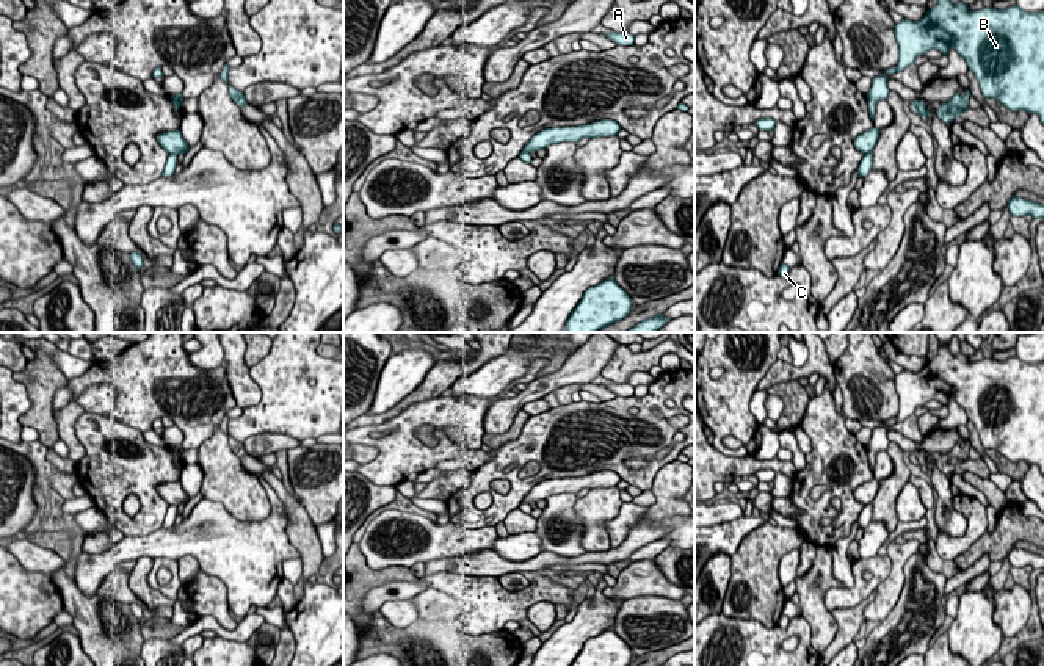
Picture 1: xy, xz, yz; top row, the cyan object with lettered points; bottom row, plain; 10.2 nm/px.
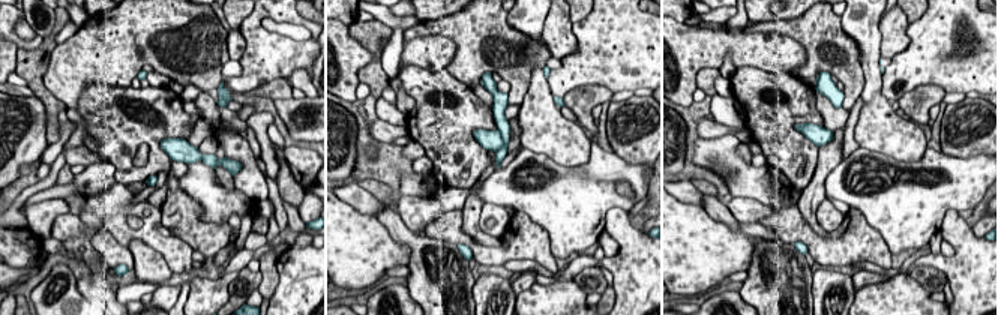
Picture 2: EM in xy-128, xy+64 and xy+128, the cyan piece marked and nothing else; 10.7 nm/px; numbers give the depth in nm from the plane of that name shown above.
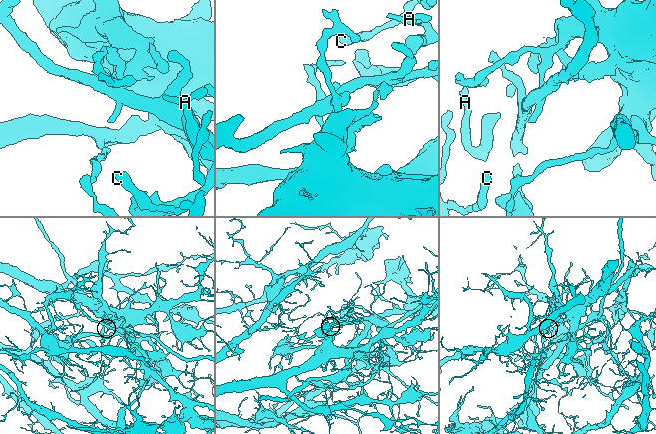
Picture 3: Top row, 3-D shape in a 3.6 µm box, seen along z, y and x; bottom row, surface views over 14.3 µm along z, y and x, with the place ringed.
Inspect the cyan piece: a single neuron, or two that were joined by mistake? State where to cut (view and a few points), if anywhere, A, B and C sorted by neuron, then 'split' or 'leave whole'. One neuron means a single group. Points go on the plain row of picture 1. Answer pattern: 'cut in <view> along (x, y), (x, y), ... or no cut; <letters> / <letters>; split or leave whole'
cut in xy along (170, 503), (177, 505); A / B C; split

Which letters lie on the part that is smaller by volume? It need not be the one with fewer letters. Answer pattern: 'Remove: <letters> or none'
Remove: A

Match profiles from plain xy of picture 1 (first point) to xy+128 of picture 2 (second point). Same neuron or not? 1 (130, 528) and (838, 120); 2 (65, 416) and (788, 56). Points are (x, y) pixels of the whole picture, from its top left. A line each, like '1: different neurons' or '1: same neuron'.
1: different neurons
2: different neurons

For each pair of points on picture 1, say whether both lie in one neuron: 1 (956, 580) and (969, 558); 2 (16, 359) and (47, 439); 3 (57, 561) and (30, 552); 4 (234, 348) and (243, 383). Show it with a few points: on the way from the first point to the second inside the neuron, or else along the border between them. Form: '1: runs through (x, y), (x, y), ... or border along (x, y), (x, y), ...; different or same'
1: border along (991, 560), (983, 555), (960, 571); different
2: border along (28, 362), (16, 373); different
3: runs through (50, 561), (36, 558); same
4: runs through (234, 356), (239, 375); same

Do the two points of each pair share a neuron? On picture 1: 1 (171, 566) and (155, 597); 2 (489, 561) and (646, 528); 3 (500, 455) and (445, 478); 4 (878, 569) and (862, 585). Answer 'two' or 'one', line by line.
1: two
2: one
3: two
4: one

